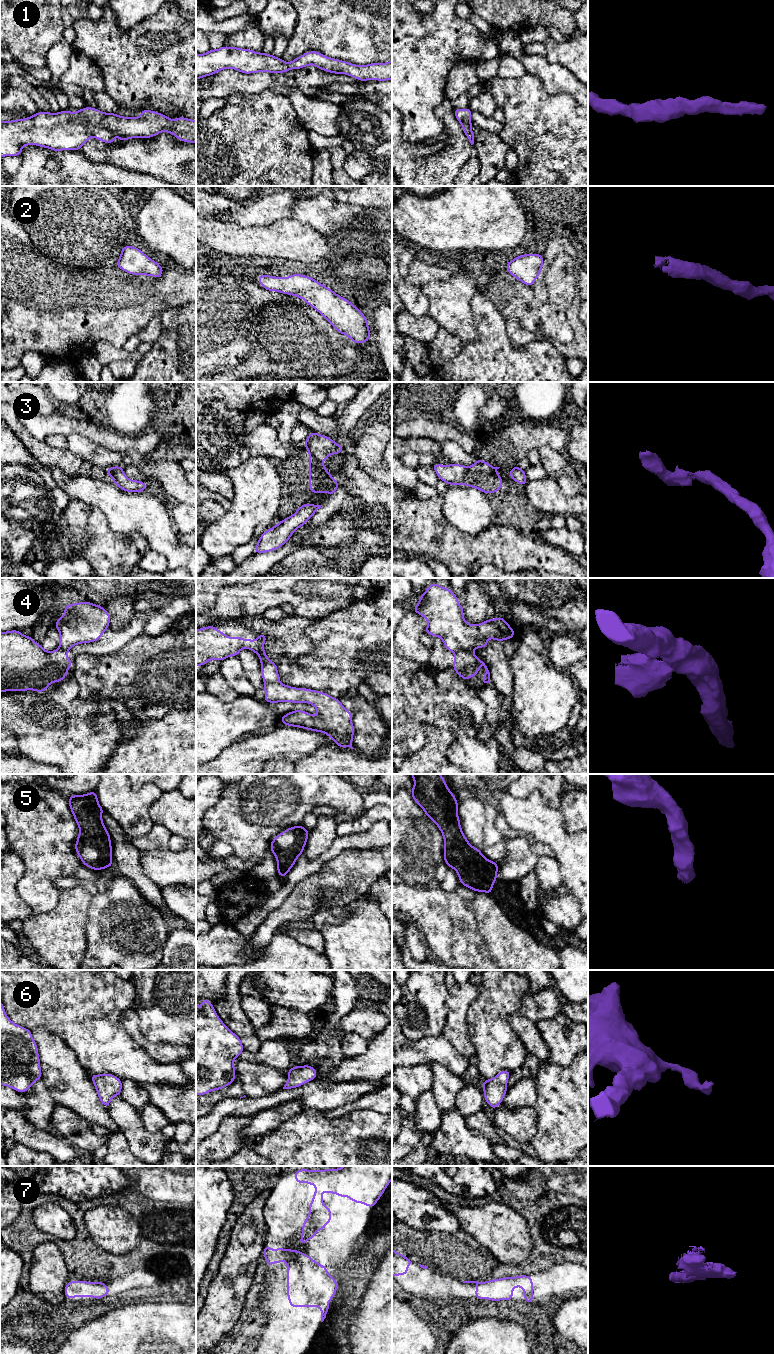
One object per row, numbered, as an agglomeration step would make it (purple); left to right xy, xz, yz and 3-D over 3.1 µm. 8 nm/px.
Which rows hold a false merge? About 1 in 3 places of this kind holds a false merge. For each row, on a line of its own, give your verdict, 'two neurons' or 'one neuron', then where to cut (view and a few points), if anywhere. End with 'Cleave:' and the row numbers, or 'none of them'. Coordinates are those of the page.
1: one neuron; no cut
2: one neuron; no cut
3: two neurons; cut in yz along (466, 467), (466, 477), (463, 483)
4: two neurons; cut in yz along (453, 651), (469, 650), (471, 652)
5: one neuron; no cut
6: one neuron; no cut
7: one neuron; no cut
Cleave: 3, 4

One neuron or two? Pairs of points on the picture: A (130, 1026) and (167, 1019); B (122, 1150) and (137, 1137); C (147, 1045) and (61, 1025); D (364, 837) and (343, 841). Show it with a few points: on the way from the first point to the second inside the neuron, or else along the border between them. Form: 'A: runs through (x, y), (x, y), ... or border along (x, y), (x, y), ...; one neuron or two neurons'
A: border along (132, 1007), (138, 1017), (140, 1031), (155, 1042); two neurons
B: border along (118, 1130), (124, 1135), (129, 1149), (134, 1155); two neurons
C: border along (122, 1023), (128, 1034), (152, 1059); two neurons
D: runs through (359, 841), (348, 841); one neuron

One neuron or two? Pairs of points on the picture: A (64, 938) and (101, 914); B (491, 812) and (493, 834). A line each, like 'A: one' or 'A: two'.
A: two
B: one

